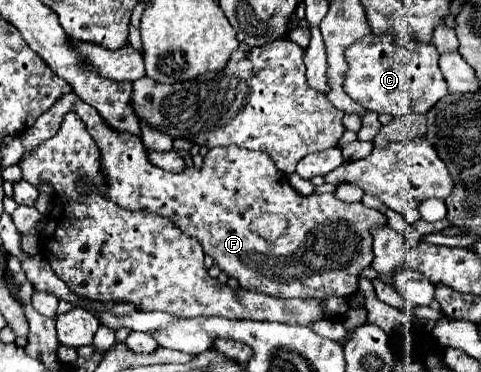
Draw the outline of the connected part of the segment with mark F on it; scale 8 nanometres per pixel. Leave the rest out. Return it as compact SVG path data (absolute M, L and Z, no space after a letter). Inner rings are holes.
M66 93L54 107L50 107L44 115L38 117L38 121L22 135L22 145L26 149L32 149L40 145L42 141L50 139L62 125L62 119L66 113L76 113L84 125L86 131L98 141L100 151L102 151L102 171L106 179L106 197L120 207L126 209L144 209L152 213L160 213L168 219L172 219L186 235L196 237L204 253L214 257L214 263L228 273L230 277L240 281L240 287L256 293L266 293L266 295L276 295L276 297L298 297L298 299L328 299L330 295L334 297L350 297L350 293L358 291L358 275L362 269L366 269L372 263L372 235L370 227L386 223L384 215L378 209L370 209L362 203L344 203L334 197L334 193L320 193L320 195L310 195L310 197L300 197L290 185L288 177L282 175L274 167L274 163L268 159L264 151L252 151L252 149L242 149L236 145L230 147L216 147L210 149L202 157L202 167L186 167L182 173L170 173L154 167L146 159L146 149L140 139L134 139L134 135L126 135L120 131L114 131L106 127L98 111L90 105L86 105L78 95ZM264 213L274 213L286 219L286 233L280 235L278 239L264 239L260 235L254 235L250 231L252 215L264 215Z

